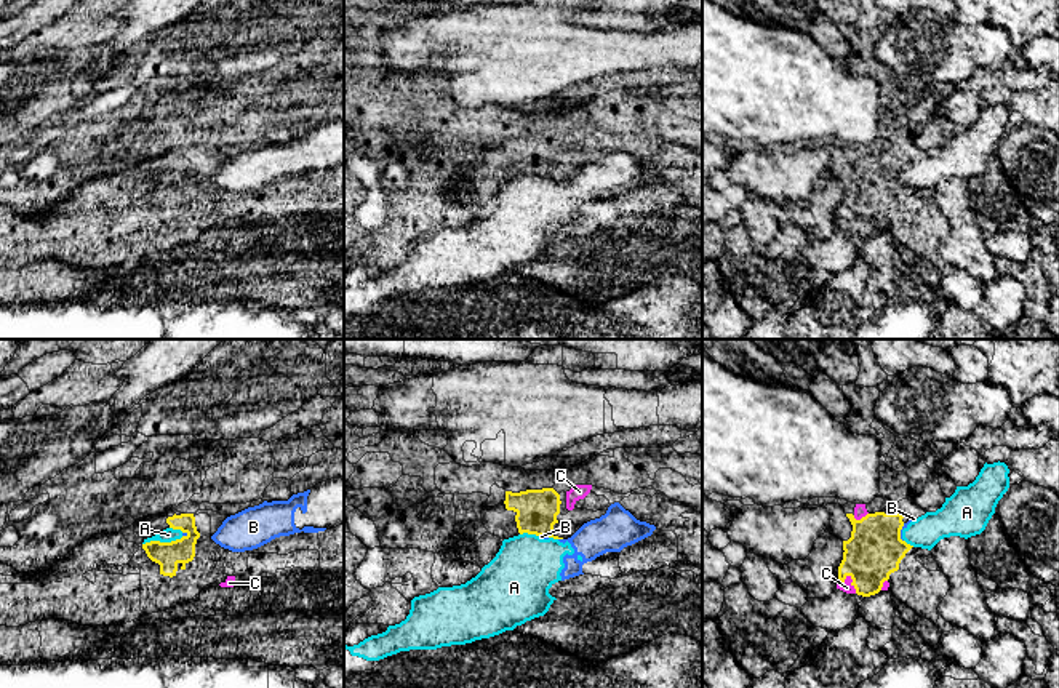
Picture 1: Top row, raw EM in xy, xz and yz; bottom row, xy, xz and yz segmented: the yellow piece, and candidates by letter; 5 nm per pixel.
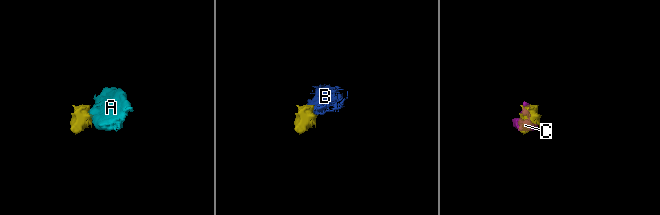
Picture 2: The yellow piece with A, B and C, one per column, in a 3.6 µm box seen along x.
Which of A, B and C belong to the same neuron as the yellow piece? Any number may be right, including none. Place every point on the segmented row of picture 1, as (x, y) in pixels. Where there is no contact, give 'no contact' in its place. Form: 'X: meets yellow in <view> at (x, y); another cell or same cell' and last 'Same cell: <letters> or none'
A: meets yellow in xy at (162, 543); another cell
B: meets yellow in xz at (560, 538); another cell
C: meets yellow in yz at (851, 578); same cell
Same cell: C

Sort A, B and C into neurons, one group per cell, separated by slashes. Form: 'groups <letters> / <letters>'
groups A B / C

